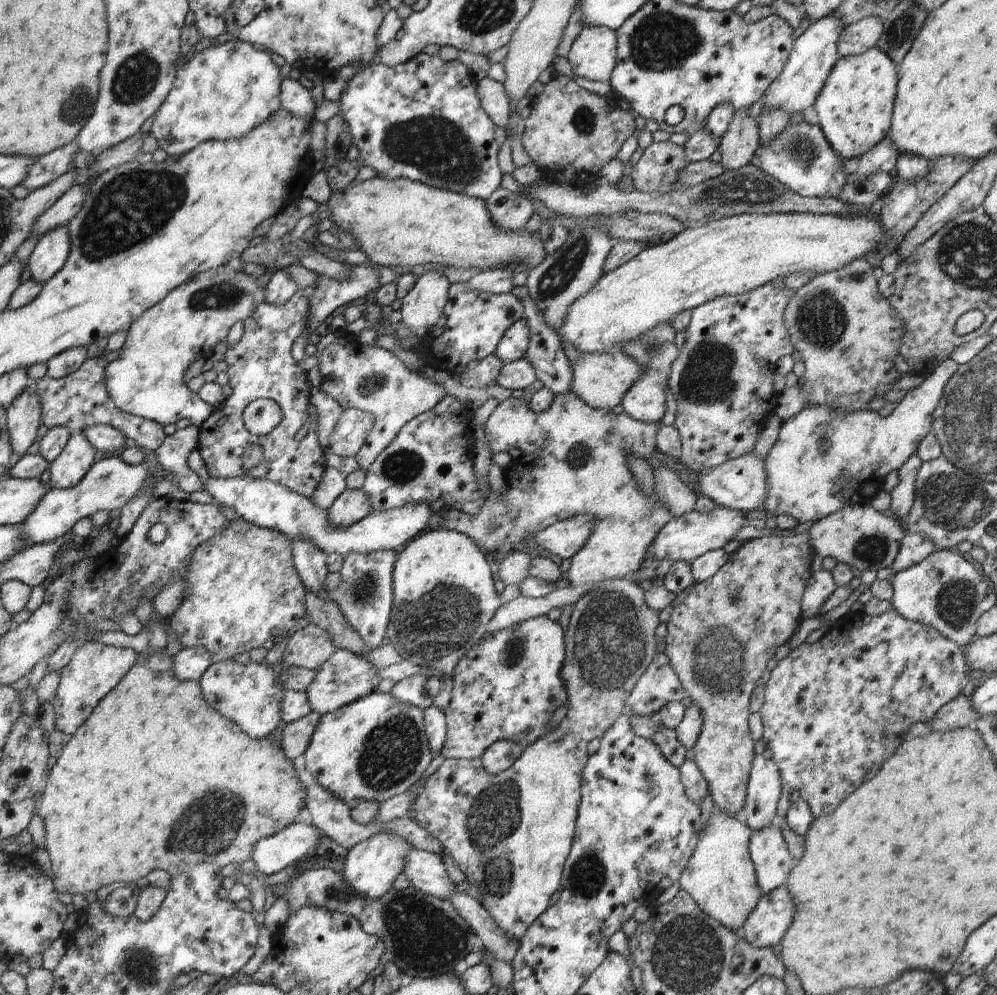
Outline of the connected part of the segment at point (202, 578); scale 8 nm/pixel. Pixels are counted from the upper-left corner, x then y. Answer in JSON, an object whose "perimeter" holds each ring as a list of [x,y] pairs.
{"perimeter":[[[242,517],[210,540],[196,548],[187,576],[180,607],[168,618],[168,629],[172,628],[180,637],[184,647],[204,646],[211,654],[213,663],[234,659],[234,656],[252,648],[267,648],[277,642],[288,641],[296,622],[306,613],[307,590],[293,563],[291,540],[277,530],[265,529]]]}

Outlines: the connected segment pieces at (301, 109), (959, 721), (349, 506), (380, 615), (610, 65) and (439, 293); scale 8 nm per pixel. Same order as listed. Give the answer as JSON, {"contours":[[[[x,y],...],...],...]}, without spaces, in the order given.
{"contours":[[[[285,78],[280,85],[281,107],[291,112],[295,117],[314,118],[316,104],[312,101],[310,90],[300,81]]],[[[960,694],[936,712],[930,721],[931,730],[943,733],[963,729],[978,717],[980,717],[979,712],[973,707],[971,696]]],[[[346,489],[327,510],[327,520],[341,529],[362,520],[373,511],[368,495],[362,489]]],[[[394,549],[368,553],[348,553],[339,570],[341,580],[332,599],[349,625],[363,638],[370,650],[383,646],[393,605],[393,572],[397,555]]],[[[606,27],[583,28],[566,58],[580,78],[608,82],[617,59],[615,31]]],[[[432,270],[417,277],[412,290],[401,300],[403,322],[418,337],[423,337],[438,322],[448,298],[451,282]]]]}

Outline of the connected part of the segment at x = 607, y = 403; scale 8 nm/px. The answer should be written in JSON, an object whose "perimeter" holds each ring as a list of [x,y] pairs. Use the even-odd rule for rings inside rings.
{"perimeter":[[[620,349],[605,353],[578,353],[578,359],[571,362],[571,390],[595,409],[612,409],[620,404],[626,391],[635,384],[643,371],[643,367]]]}

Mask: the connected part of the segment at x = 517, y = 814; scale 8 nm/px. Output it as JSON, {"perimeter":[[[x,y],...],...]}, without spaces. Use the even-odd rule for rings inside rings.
{"perimeter":[[[608,579],[594,585],[592,590],[586,591],[575,603],[574,609],[570,616],[568,628],[565,631],[565,657],[560,671],[562,680],[565,682],[565,689],[567,692],[567,699],[565,702],[568,708],[566,716],[559,724],[555,726],[553,731],[546,733],[540,737],[538,741],[533,742],[527,746],[516,759],[504,772],[498,774],[490,774],[481,763],[481,758],[475,759],[445,759],[442,765],[431,774],[426,780],[423,787],[420,789],[420,794],[416,798],[416,803],[410,808],[408,815],[412,820],[416,816],[416,821],[421,824],[425,829],[441,844],[443,850],[440,855],[447,854],[456,863],[456,866],[464,873],[468,882],[476,884],[480,888],[483,899],[482,904],[486,907],[489,915],[496,921],[496,924],[504,931],[509,937],[516,939],[518,942],[524,933],[527,931],[528,926],[532,924],[551,904],[550,896],[561,890],[561,878],[565,860],[569,855],[572,841],[575,835],[575,824],[577,819],[577,812],[579,802],[581,799],[581,778],[583,768],[588,760],[588,753],[586,747],[594,738],[602,738],[604,733],[612,728],[616,719],[622,714],[622,709],[625,707],[628,696],[632,692],[634,686],[639,681],[639,678],[644,674],[648,665],[652,662],[653,657],[658,651],[656,642],[656,628],[660,624],[658,619],[659,612],[652,610],[645,601],[644,590],[641,586],[631,581],[630,579]]]}

